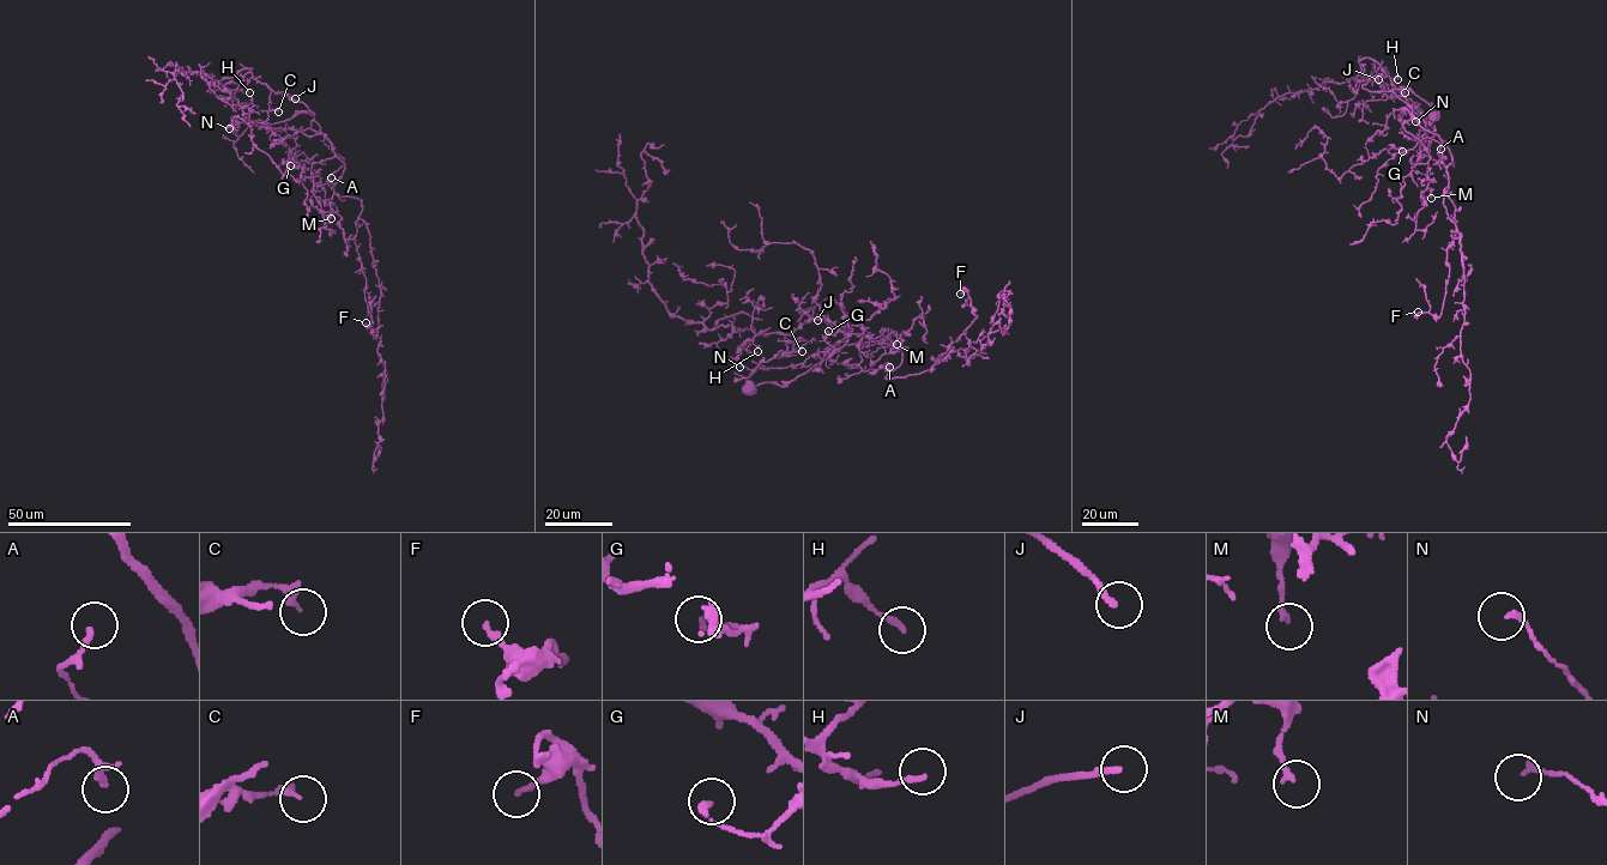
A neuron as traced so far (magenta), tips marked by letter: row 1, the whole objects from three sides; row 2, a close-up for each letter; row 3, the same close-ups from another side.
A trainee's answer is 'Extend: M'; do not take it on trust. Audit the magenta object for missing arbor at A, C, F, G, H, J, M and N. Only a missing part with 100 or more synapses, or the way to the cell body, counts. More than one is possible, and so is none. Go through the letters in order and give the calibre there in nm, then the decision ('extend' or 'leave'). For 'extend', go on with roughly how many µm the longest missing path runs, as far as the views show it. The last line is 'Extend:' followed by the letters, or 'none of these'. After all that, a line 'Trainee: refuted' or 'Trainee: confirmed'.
A: 190 nm thick; leave
C: 240 nm thick; leave
F: 180 nm thick; leave
G: 160 nm thick; leave
H: 170 nm thick; leave
J: 200 nm thick; extend; about 60 µm are missing
M: 180 nm thick; leave
N: 150 nm thick; leave
Extend: J
Trainee: refuted

